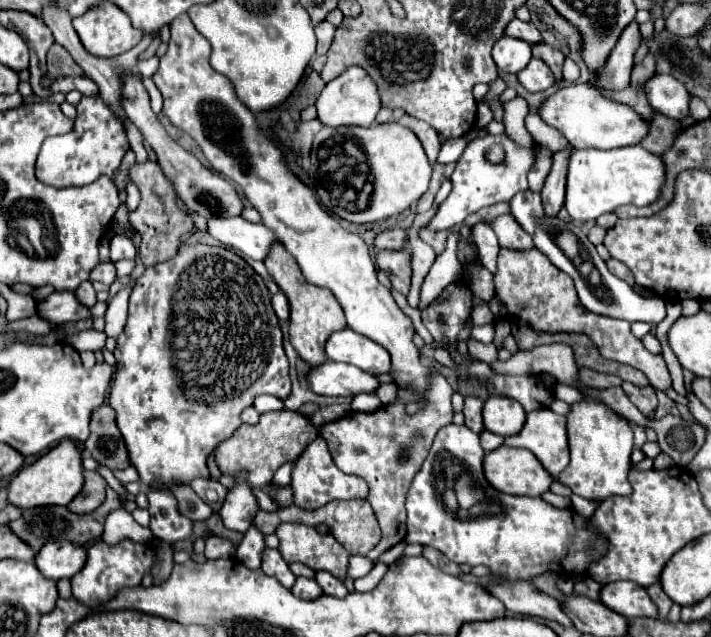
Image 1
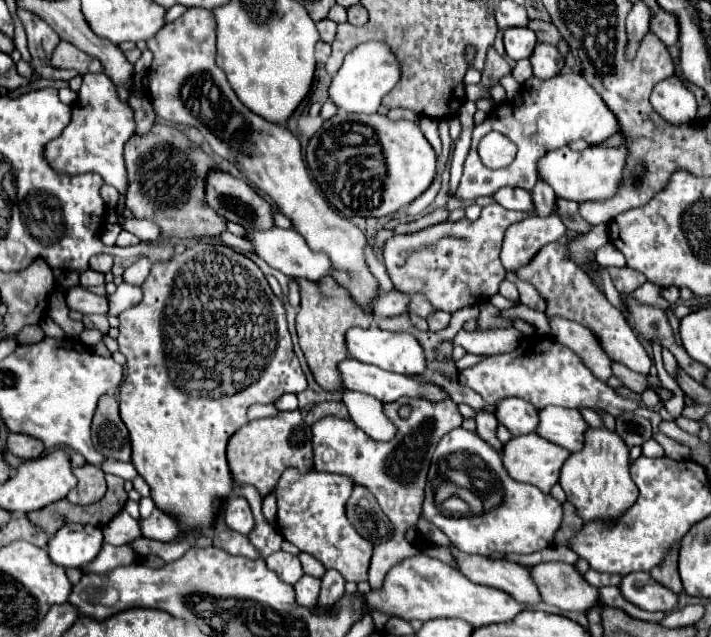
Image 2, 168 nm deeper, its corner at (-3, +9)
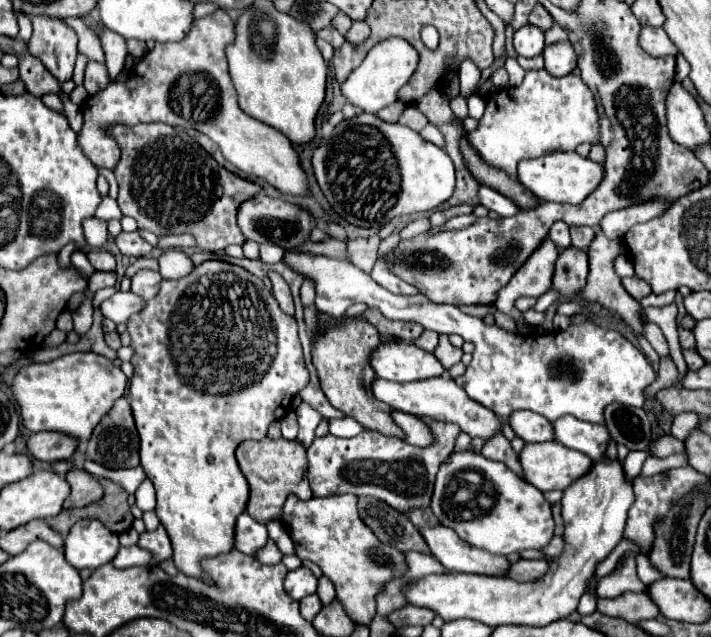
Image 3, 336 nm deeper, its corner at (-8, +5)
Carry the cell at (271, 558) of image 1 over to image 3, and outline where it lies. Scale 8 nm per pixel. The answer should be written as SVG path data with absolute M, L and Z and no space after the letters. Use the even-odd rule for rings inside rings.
M300 566L300 568L290 570L290 572L286 574L286 578L284 578L284 588L286 588L286 592L288 592L294 600L300 600L300 598L316 592L316 582L318 582L316 576L314 576L308 568Z

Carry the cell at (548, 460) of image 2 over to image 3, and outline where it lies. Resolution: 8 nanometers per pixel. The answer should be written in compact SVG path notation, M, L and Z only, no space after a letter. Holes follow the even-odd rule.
M554 440L550 442L536 442L536 444L526 444L520 452L520 464L522 464L522 478L526 482L530 482L532 486L536 486L542 492L548 490L564 490L566 486L570 486L576 478L584 476L590 466L592 460L588 456L584 456L582 452L570 450Z

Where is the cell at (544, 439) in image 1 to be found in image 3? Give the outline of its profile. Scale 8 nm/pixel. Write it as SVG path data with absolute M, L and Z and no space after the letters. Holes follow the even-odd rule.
M562 416L560 420L554 422L554 440L564 444L566 448L586 454L596 462L604 456L610 434L606 426L588 424L588 422L576 420L574 416Z

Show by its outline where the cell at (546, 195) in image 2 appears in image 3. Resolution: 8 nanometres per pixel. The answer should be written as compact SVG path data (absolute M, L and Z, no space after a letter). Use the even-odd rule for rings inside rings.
M558 220L556 224L552 224L548 238L558 246L558 250L568 248L568 246L570 246L570 232L568 232L568 224L564 224L564 222L560 222L560 220Z

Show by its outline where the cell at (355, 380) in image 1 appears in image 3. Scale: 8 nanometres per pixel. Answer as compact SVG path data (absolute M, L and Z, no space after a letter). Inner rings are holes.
M440 376L440 378L428 378L428 380L418 380L418 382L388 382L382 378L376 378L374 384L370 384L372 394L392 406L394 410L412 414L412 416L428 416L432 420L444 420L444 422L454 422L462 428L462 432L474 436L480 436L488 440L494 432L500 430L502 418L496 416L492 410L476 404L468 394L450 378L450 376Z

